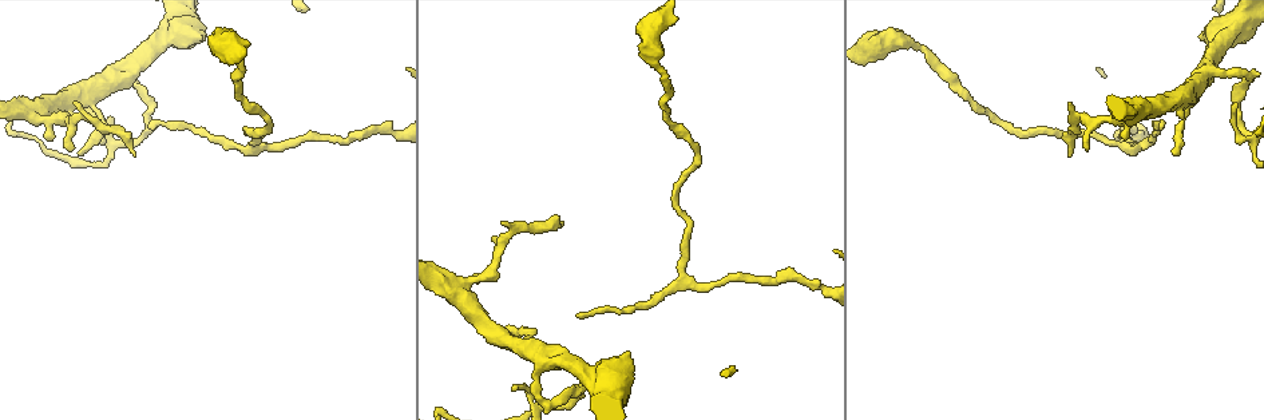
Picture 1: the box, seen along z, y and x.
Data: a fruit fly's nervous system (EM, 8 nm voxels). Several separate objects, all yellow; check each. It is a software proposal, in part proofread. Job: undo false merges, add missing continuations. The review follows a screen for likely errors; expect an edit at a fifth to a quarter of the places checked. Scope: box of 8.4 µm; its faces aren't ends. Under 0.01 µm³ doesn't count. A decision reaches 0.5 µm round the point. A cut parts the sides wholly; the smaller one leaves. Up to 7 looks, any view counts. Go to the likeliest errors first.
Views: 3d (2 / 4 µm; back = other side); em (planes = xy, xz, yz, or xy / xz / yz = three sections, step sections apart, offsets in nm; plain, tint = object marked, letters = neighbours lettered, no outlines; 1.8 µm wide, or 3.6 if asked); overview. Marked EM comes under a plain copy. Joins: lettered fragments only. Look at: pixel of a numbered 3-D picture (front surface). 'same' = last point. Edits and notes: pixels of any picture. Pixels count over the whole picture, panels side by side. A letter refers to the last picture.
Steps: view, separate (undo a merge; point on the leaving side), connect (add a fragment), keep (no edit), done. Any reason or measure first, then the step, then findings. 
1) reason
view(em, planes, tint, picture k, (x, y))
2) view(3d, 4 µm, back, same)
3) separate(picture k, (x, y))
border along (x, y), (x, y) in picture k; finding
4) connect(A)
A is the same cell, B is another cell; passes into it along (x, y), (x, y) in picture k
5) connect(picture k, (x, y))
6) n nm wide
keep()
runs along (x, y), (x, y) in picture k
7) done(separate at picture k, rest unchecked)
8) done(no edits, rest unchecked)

thin end
view(3d, 4 µm, back, picture 1, (563, 221))

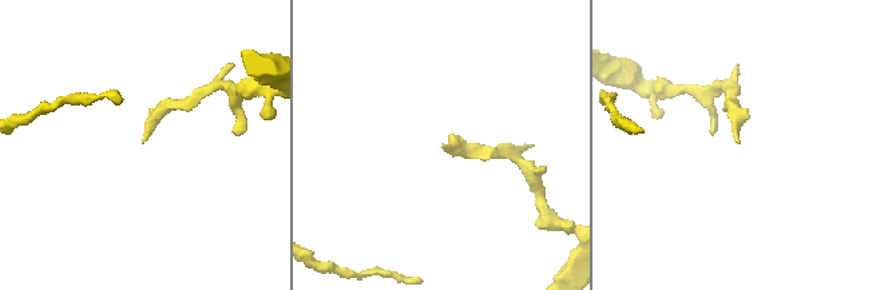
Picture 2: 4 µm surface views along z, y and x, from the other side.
view(em, xz, step 4, letters, picture 2, (443, 143))

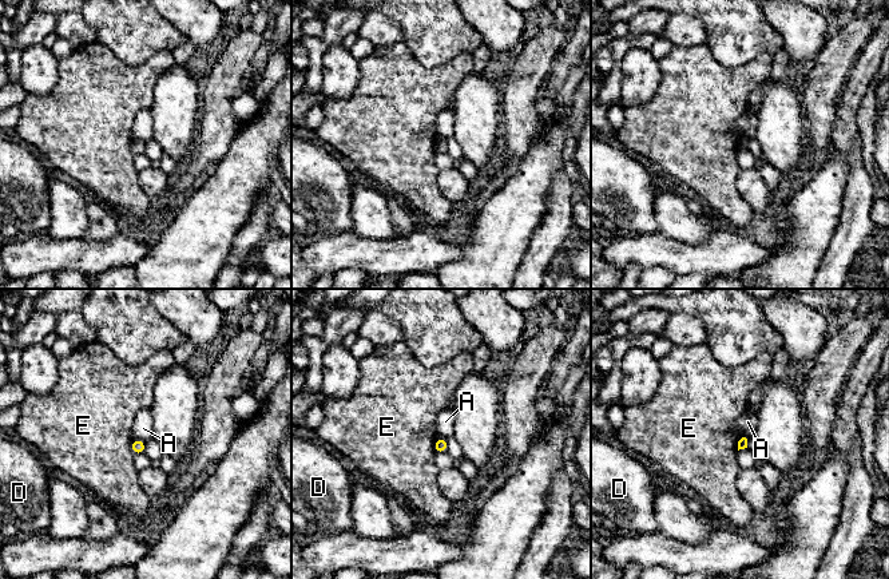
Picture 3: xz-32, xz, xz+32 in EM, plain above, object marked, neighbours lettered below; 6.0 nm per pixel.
cut it another way
view(em, planes, letters, same)

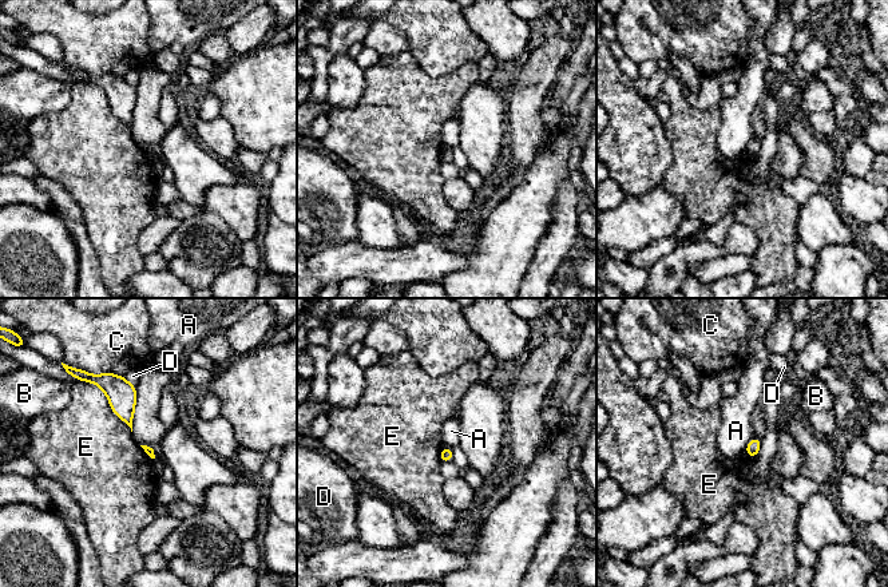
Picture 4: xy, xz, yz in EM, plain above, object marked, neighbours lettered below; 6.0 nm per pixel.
keep()
A, B, C, D and E are other cells; border along (137, 387), (131, 431) in picture 4; none of them fits

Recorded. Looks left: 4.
view(em, planes, letters, picture 1, (1120, 145))

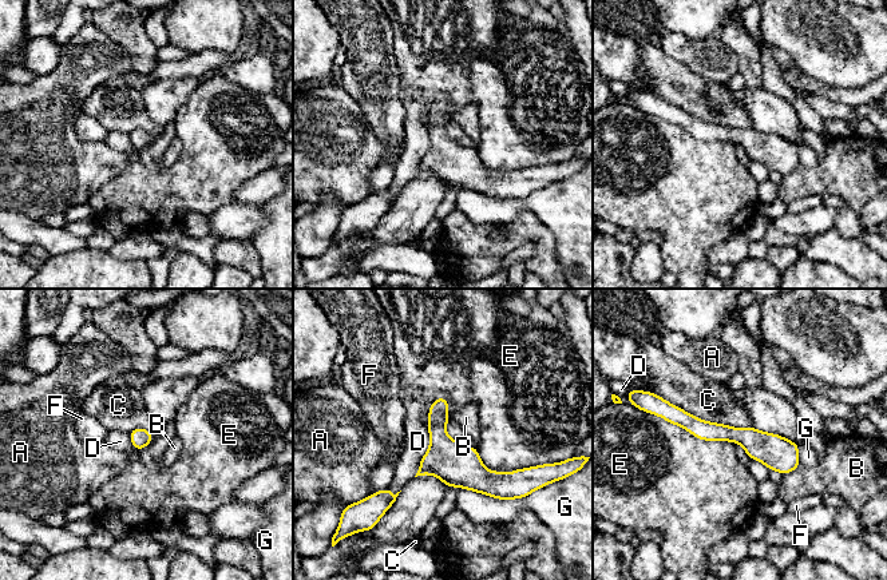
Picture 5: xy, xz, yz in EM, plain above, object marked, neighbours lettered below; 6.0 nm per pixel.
120 nm wide
keep()
A, B, C, D, E, F and G are other cells; one neuron here

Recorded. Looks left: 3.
thin end
view(3d, 4 µm, picture 1, (514, 388))

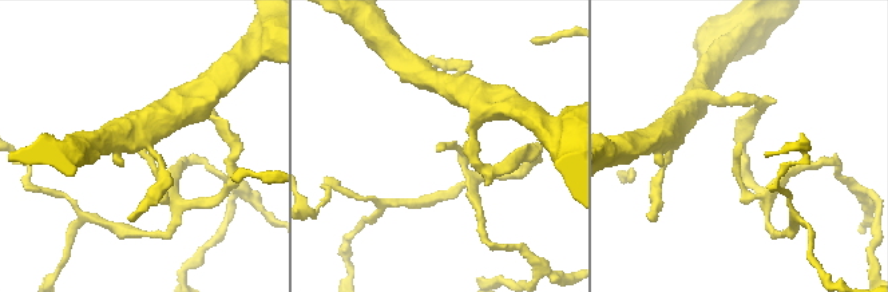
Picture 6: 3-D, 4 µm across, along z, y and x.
now the EM
view(em, 3.6 µm, planes, letters, picture 6, (740, 143))

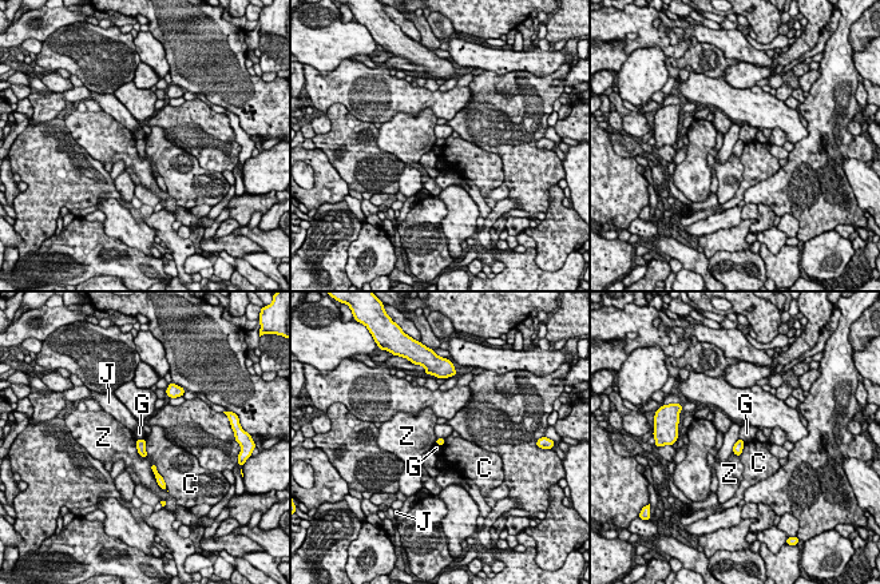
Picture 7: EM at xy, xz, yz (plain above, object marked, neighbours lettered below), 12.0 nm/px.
keep()
C, G, J and Z are other cells; border along (143, 439), (137, 440) in picture 7; no lettered fragment goes on from it

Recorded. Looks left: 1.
done(no edits, rest unchecked)

